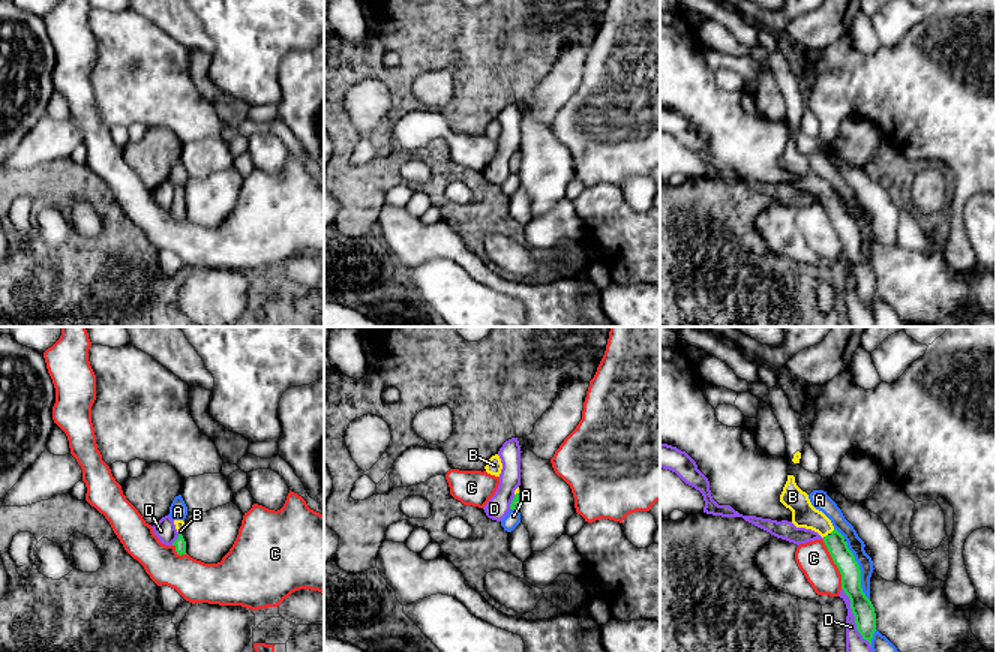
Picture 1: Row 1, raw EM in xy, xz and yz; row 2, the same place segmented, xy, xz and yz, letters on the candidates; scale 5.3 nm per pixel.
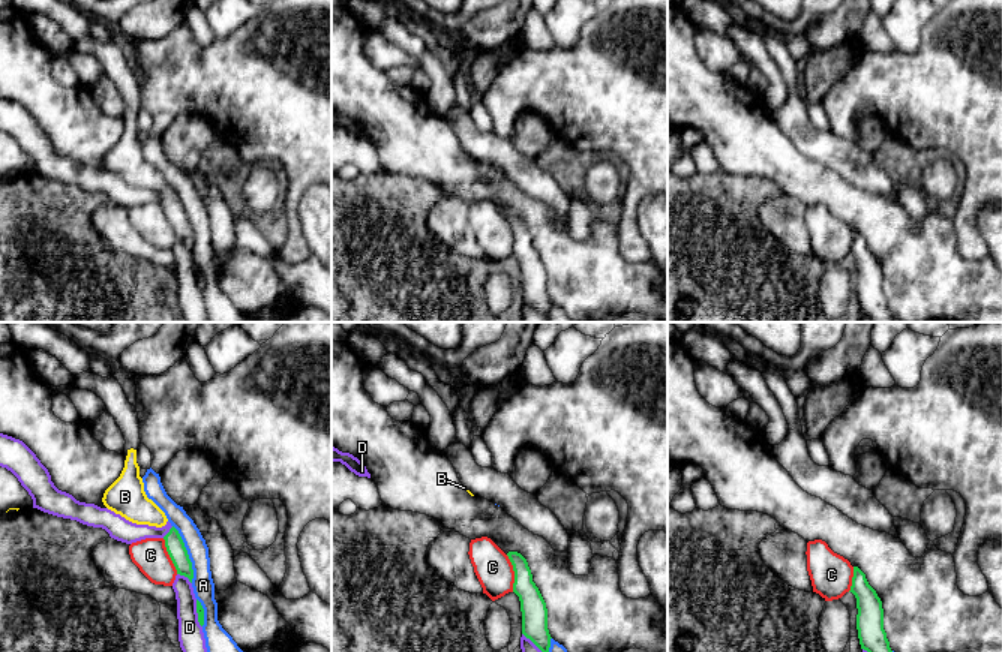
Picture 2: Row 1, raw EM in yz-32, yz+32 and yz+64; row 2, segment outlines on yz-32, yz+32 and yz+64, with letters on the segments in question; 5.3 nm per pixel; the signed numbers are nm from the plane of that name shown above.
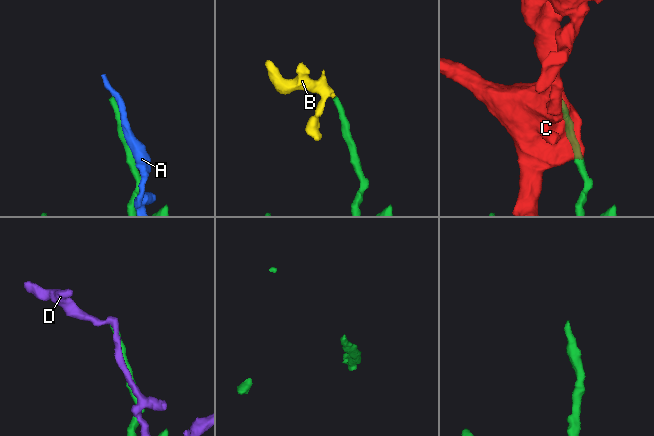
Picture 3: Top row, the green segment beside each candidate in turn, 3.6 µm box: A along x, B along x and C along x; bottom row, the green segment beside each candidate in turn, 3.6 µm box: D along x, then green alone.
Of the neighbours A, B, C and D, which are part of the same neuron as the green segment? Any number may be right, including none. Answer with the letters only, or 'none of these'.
B

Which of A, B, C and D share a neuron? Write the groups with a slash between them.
A / B / C / D

